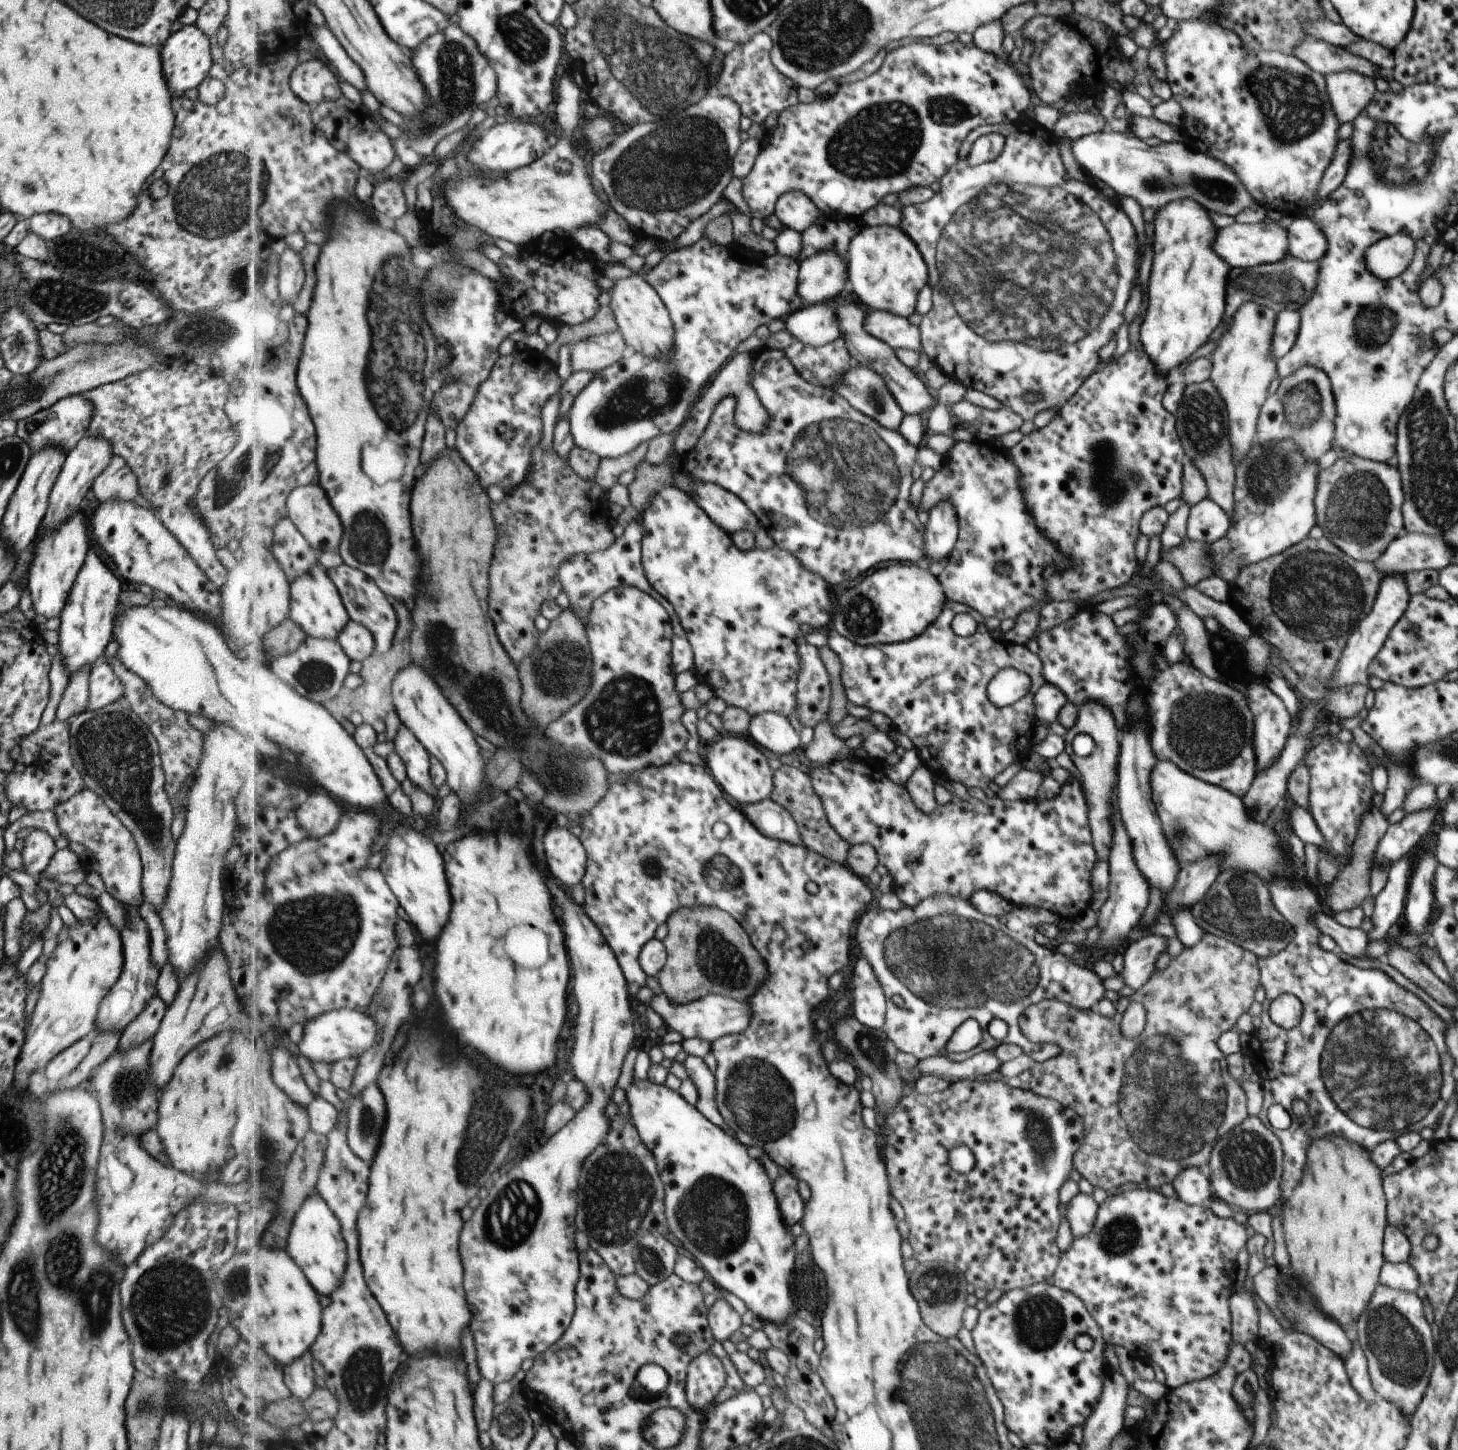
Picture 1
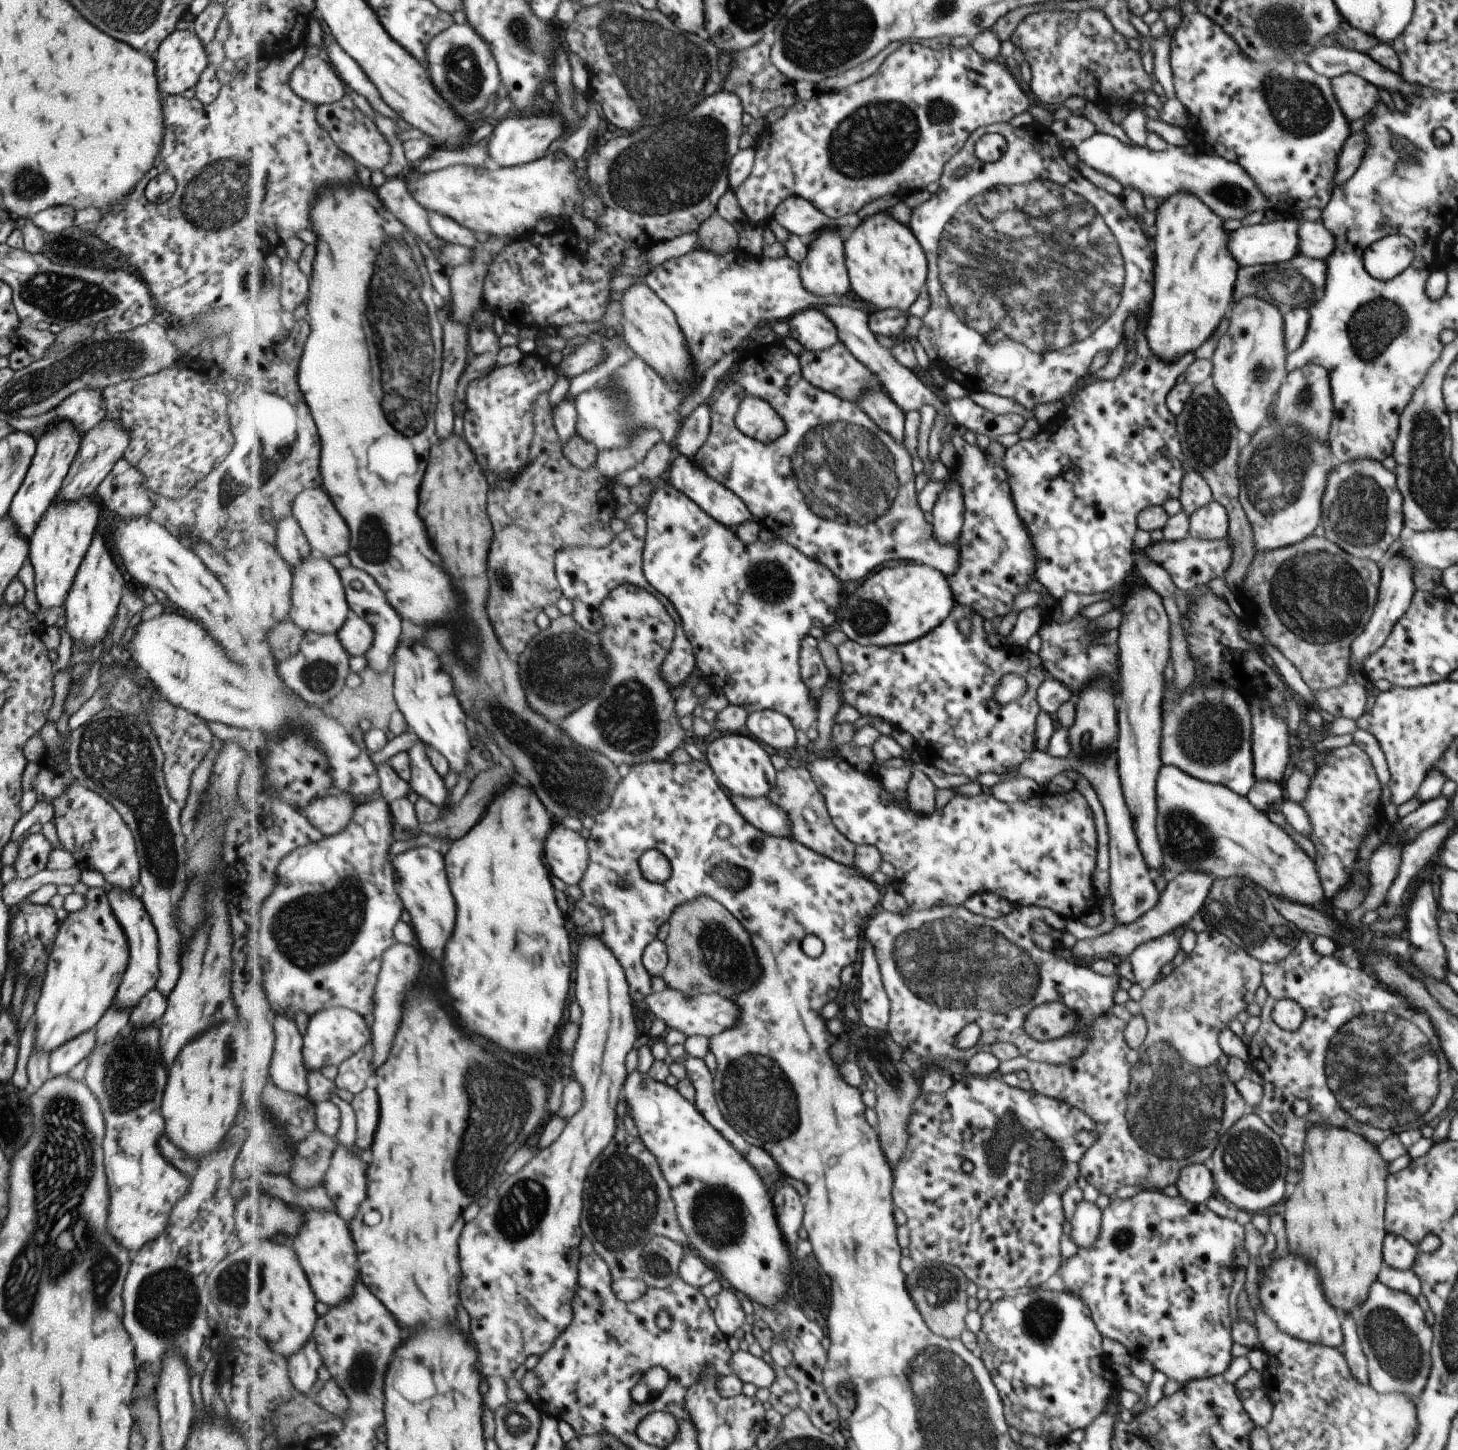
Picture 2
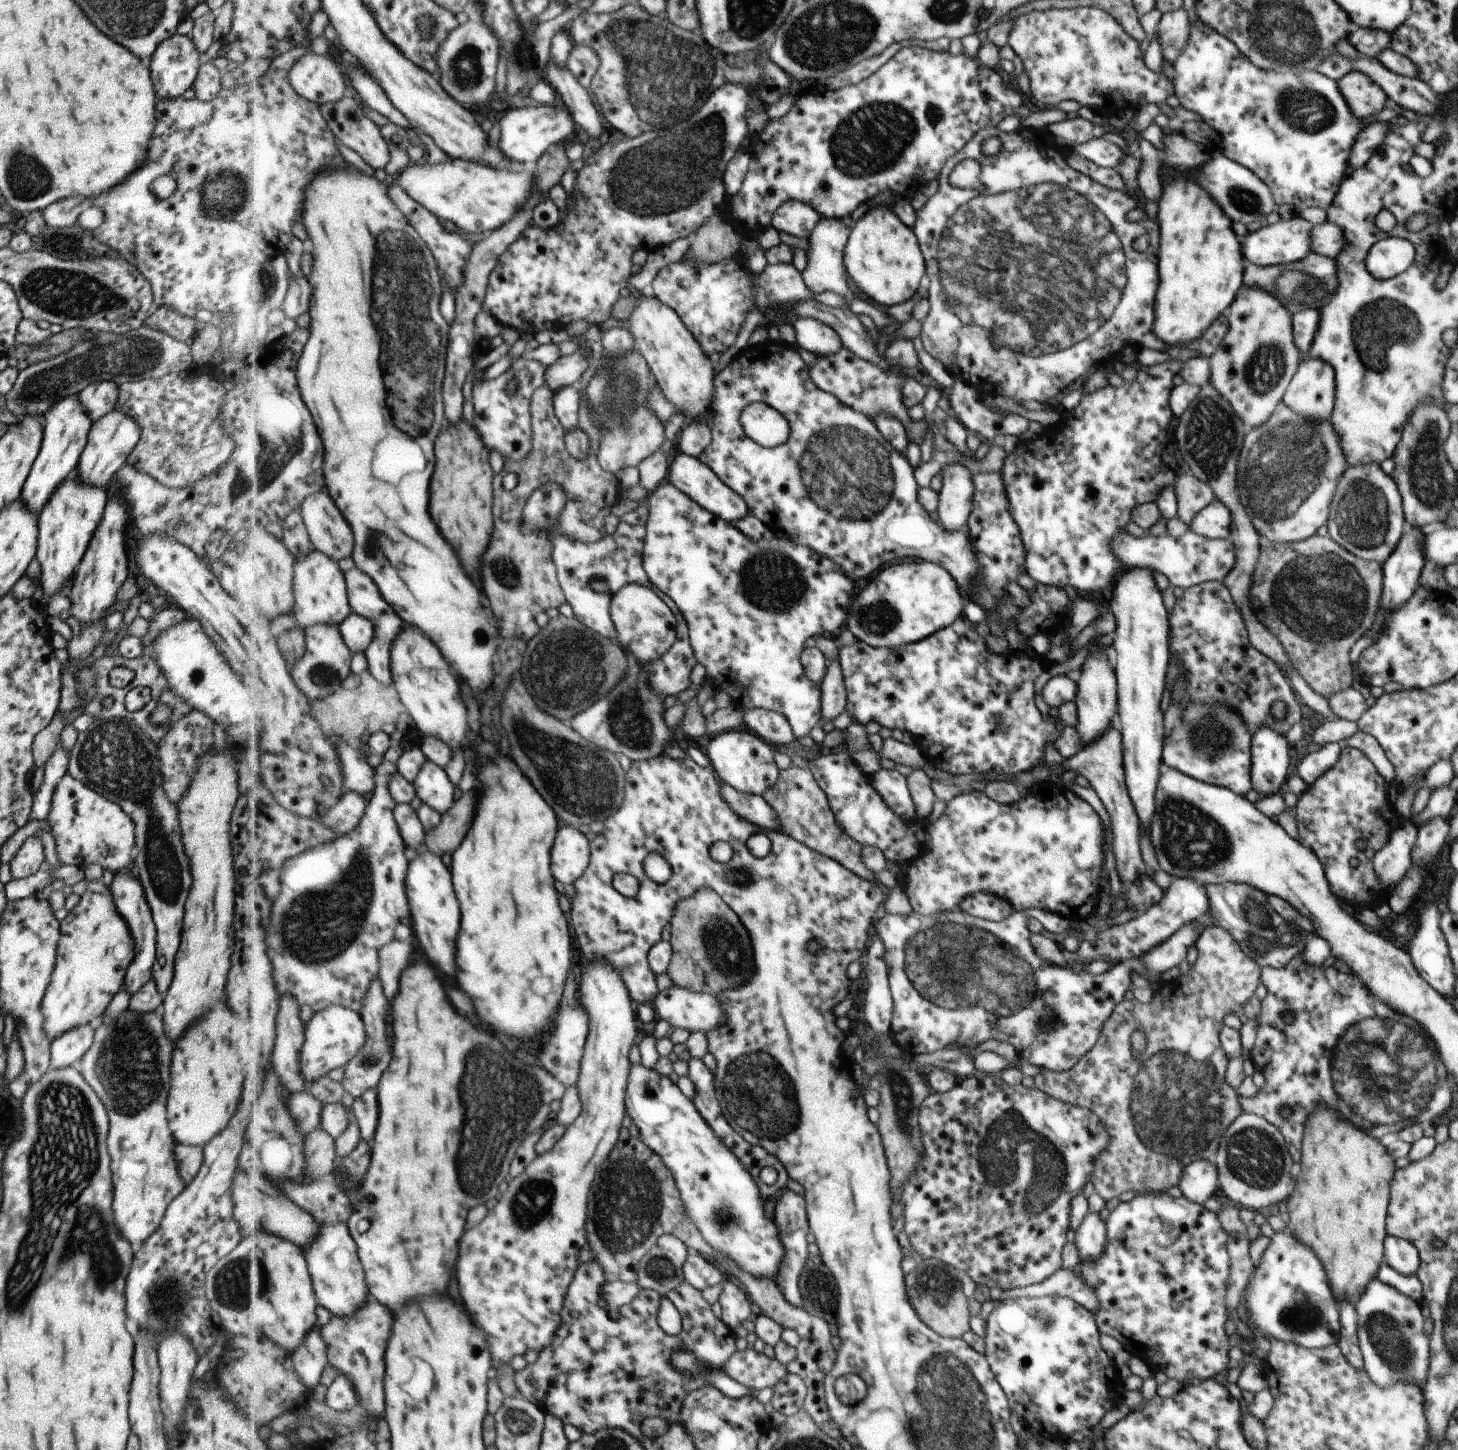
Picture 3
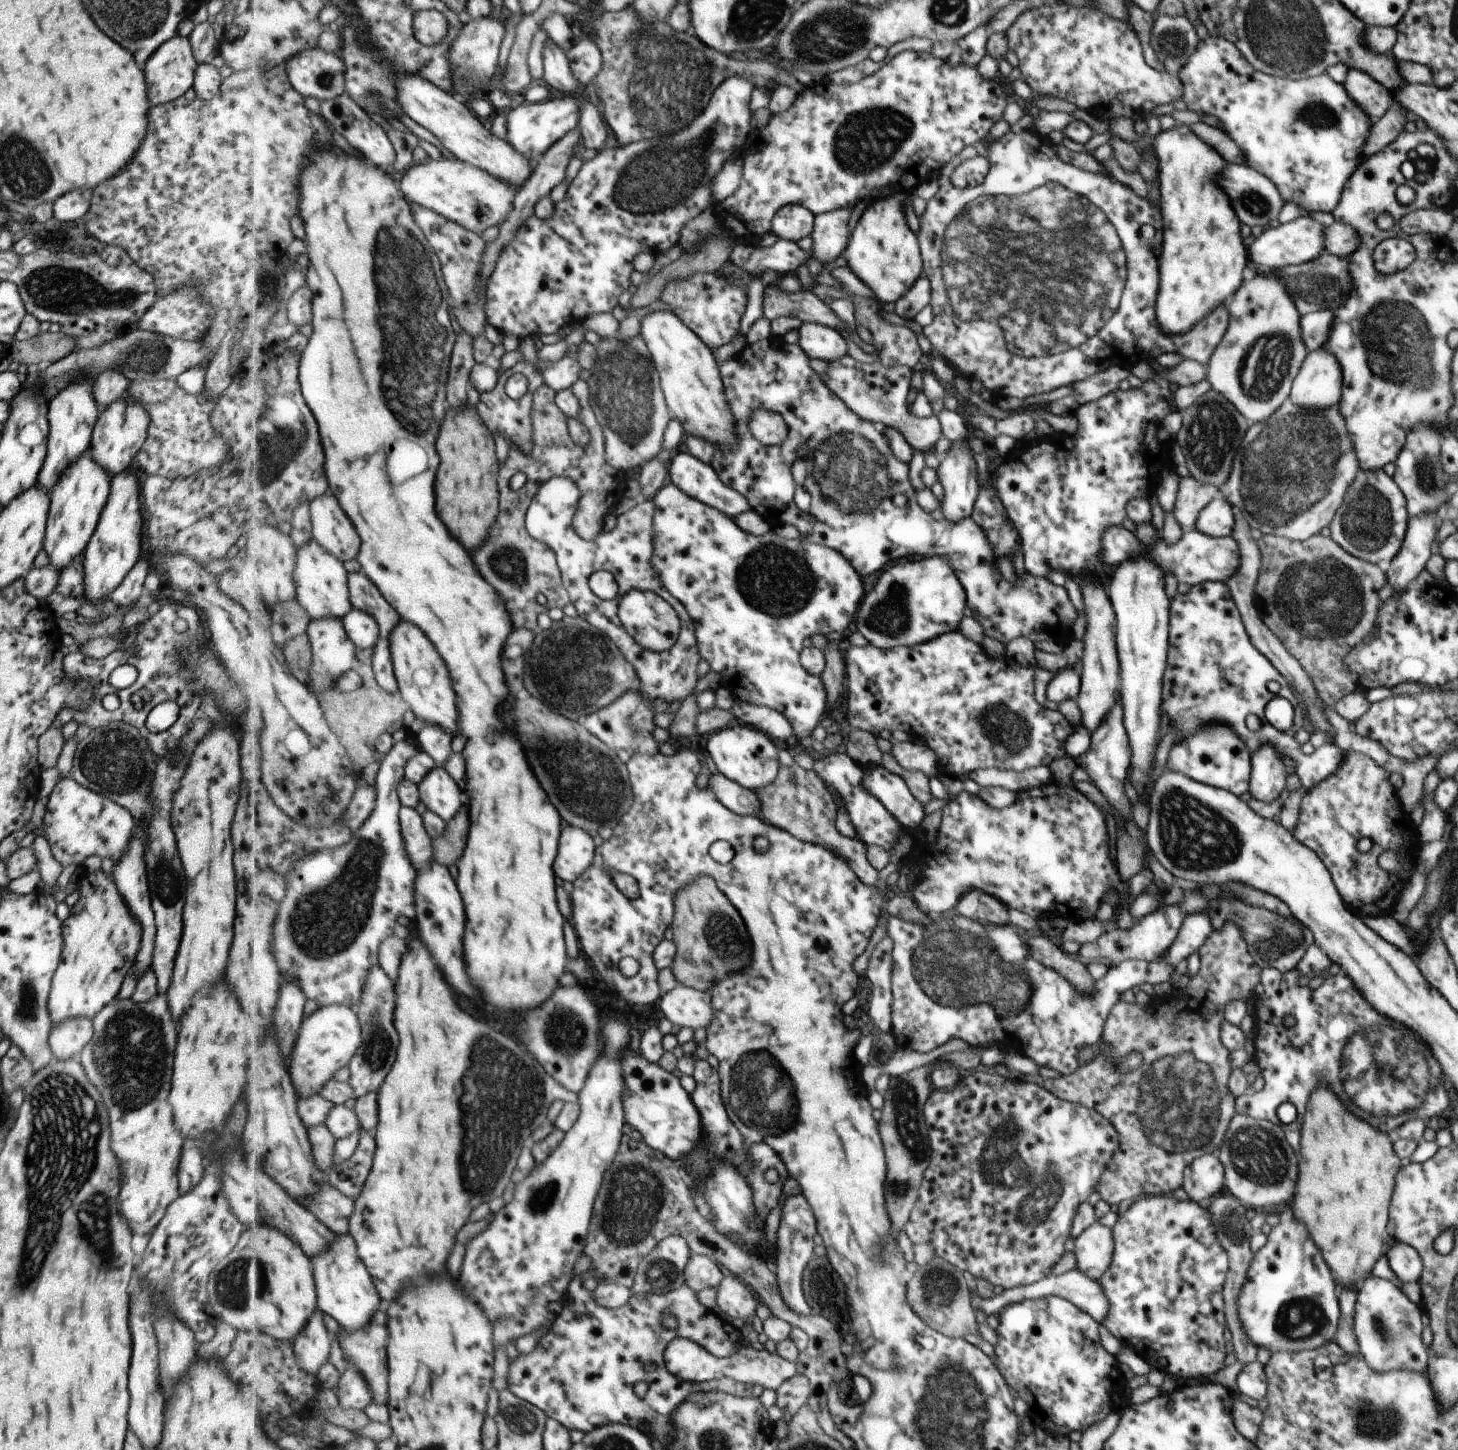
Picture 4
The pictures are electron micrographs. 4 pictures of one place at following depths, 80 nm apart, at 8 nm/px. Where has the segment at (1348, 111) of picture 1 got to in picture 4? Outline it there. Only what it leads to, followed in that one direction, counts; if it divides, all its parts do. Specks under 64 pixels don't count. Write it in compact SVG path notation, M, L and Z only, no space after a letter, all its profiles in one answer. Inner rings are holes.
M1349 68L1343 86L1349 98L1367 114L1370 121L1375 122L1388 111L1391 94L1369 74Z

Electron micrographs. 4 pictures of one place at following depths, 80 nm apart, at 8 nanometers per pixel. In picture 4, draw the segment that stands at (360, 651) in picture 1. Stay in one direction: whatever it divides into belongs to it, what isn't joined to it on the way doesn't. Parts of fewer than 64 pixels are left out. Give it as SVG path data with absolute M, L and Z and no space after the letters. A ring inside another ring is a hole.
M353 609L344 617L343 622L347 629L347 634L357 646L357 650L373 649L375 644L379 642L381 630L379 630L377 620L371 614L367 614L363 610Z

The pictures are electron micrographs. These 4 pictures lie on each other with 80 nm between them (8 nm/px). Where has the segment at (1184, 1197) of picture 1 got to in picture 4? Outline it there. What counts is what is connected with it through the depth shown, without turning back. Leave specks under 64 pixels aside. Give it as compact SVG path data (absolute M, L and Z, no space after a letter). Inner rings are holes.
M1205 1154L1193 1160L1183 1173L1181 1188L1189 1200L1195 1203L1204 1198L1213 1198L1223 1189L1223 1166L1219 1164L1216 1156Z

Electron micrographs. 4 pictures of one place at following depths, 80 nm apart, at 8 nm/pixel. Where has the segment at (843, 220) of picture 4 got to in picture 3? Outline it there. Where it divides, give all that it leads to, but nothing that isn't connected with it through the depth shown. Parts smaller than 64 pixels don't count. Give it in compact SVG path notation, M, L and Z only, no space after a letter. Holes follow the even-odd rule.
M825 217L817 223L809 238L808 267L802 272L805 284L808 285L809 290L817 294L831 291L841 296L847 296L847 298L854 296L851 288L849 288L849 282L845 278L845 274L848 274L848 271L846 268L843 268L843 266L845 267L844 252L850 232L848 225L837 217Z

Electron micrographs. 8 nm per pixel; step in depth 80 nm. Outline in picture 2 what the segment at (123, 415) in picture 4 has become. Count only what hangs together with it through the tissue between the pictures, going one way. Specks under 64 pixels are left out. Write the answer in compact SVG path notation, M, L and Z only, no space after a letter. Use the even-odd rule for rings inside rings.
M103 419L93 428L85 431L81 437L79 448L73 457L65 478L61 481L58 494L55 499L76 501L81 497L95 495L99 483L109 474L109 471L122 458L127 448L130 436L125 427L111 419Z

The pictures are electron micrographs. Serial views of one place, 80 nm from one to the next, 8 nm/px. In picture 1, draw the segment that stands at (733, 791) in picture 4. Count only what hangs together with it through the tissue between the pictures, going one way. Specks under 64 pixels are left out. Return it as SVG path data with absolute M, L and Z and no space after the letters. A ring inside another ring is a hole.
M771 797L760 803L749 803L740 808L748 816L748 820L752 820L756 828L768 837L778 838L792 845L804 844L793 815Z

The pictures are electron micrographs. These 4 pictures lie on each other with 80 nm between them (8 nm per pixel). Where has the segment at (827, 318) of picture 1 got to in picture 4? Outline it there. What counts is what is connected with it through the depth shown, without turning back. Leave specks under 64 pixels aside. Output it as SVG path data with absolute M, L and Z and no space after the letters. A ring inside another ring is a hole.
M803 322L799 328L800 341L804 352L811 359L833 362L847 355L847 340L837 329L820 323Z

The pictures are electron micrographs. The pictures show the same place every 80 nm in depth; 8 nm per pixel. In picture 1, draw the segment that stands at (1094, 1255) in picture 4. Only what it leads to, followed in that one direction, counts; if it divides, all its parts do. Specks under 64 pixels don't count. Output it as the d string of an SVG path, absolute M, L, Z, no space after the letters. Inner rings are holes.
M1078 1192L1065 1209L1067 1224L1069 1224L1071 1236L1084 1237L1089 1234L1096 1217L1098 1206L1091 1196Z

